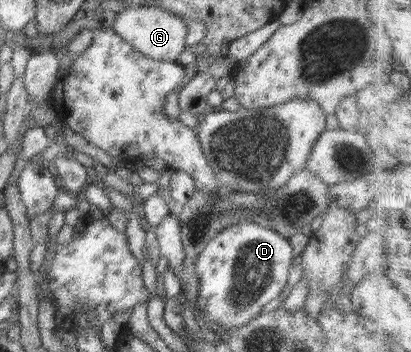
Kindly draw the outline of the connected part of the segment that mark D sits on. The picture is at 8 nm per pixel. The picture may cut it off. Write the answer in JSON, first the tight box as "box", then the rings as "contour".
{"box":[195,222,293,330],"contour":[[[252,222],[225,228],[208,242],[195,260],[199,282],[197,306],[207,320],[215,320],[223,330],[244,326],[258,316],[268,302],[287,292],[288,268],[293,257],[289,239],[271,228]]]}

